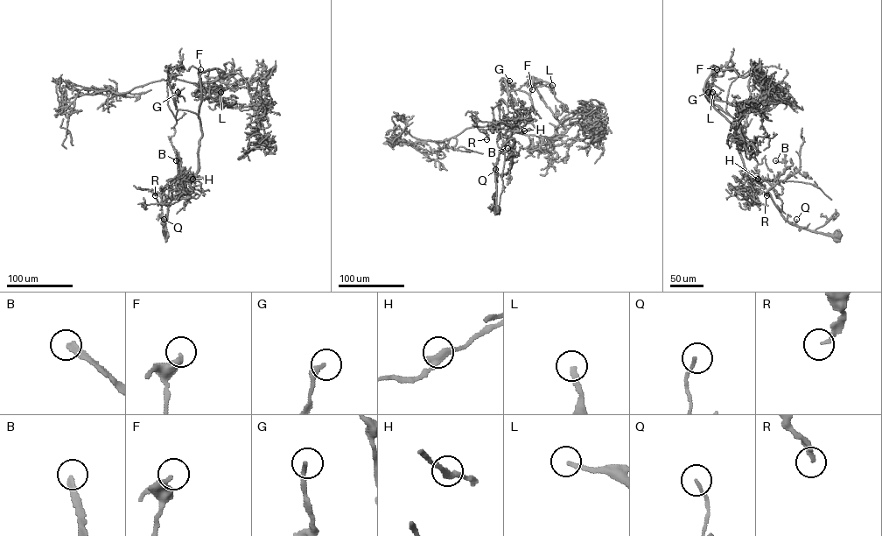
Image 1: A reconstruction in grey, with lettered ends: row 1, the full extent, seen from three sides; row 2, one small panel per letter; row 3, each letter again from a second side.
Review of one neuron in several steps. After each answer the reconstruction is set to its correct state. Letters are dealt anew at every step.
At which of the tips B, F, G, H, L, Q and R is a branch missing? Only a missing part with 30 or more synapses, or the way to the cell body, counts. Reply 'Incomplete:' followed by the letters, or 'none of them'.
Incomplete: none of them

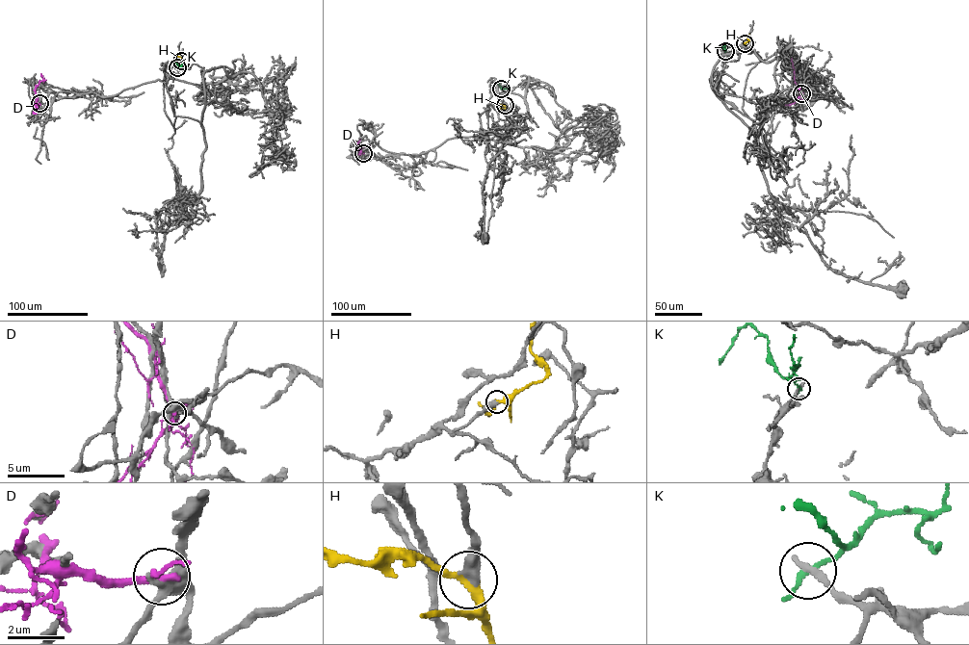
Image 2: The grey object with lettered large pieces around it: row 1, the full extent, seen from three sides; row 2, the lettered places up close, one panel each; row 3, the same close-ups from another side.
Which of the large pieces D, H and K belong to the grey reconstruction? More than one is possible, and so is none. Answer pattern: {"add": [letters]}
{"add": ["H"]}

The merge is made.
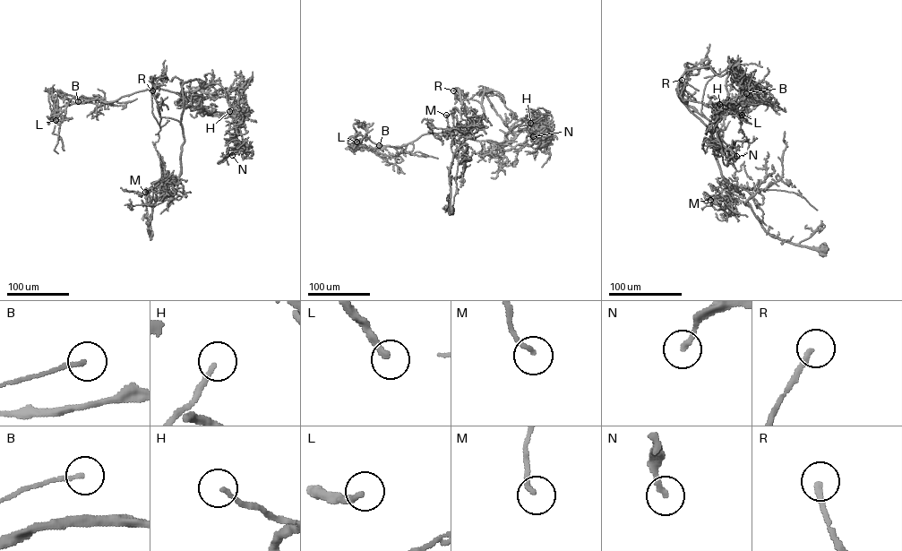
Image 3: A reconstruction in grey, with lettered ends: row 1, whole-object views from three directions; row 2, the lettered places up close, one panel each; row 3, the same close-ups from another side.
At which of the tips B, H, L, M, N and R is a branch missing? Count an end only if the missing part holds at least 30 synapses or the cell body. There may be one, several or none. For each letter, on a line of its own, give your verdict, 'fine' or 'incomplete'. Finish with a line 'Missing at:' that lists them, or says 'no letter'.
B: fine
H: fine
L: fine
M: incomplete
N: fine
R: incomplete
Missing at: M, R

